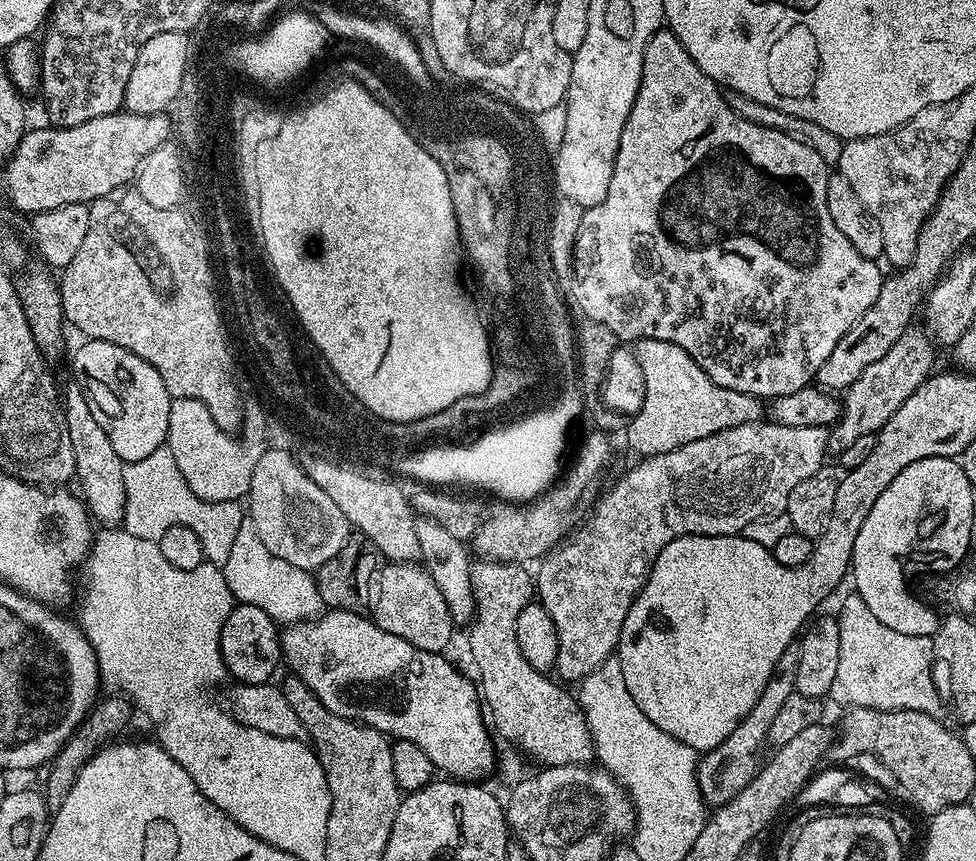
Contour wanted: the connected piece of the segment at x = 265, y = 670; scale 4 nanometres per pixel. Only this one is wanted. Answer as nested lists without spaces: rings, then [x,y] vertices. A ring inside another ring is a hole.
[[[237,603],[230,610],[226,622],[220,631],[220,653],[224,666],[233,681],[242,684],[267,684],[273,679],[276,667],[282,664],[281,633],[277,621],[266,614],[266,610],[258,610],[258,606]]]

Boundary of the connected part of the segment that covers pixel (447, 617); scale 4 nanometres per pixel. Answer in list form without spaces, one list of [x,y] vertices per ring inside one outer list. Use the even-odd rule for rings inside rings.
[[[388,562],[383,566],[371,619],[383,632],[410,642],[418,650],[443,653],[452,640],[454,625],[446,598],[442,598],[442,590],[438,590],[431,572],[416,562]]]

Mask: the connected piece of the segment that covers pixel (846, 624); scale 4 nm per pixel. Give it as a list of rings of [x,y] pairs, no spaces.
[[[849,594],[838,611],[838,674],[830,700],[845,709],[921,711],[943,717],[946,709],[932,677],[932,637],[898,634],[882,626],[860,596]]]

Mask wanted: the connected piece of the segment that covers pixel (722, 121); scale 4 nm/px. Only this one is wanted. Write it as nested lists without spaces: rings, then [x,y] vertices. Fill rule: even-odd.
[[[670,30],[656,32],[649,38],[648,45],[644,51],[642,78],[638,86],[636,101],[630,110],[630,118],[626,118],[626,126],[622,130],[622,138],[618,142],[618,154],[614,162],[614,174],[610,178],[610,190],[606,190],[606,198],[598,206],[585,208],[582,214],[582,226],[578,226],[578,238],[576,239],[576,251],[574,253],[574,281],[576,280],[577,306],[588,315],[587,319],[591,323],[604,324],[611,332],[615,332],[617,337],[624,338],[624,336],[629,336],[632,342],[646,338],[662,339],[666,342],[676,343],[682,350],[686,350],[686,353],[690,354],[691,358],[694,358],[694,362],[718,386],[742,391],[759,398],[785,396],[786,394],[794,394],[794,390],[802,390],[809,387],[815,381],[816,372],[822,366],[822,362],[826,362],[826,358],[830,358],[830,350],[834,350],[834,346],[838,346],[838,338],[842,338],[842,334],[846,334],[846,330],[850,330],[850,326],[854,326],[854,322],[858,322],[858,318],[862,318],[862,314],[866,314],[866,310],[870,310],[870,306],[874,306],[874,298],[878,298],[880,288],[885,282],[885,277],[883,275],[880,276],[879,267],[881,265],[875,260],[862,258],[862,254],[858,254],[858,250],[854,250],[854,246],[850,246],[849,240],[841,234],[838,226],[834,226],[833,220],[830,219],[830,210],[826,210],[826,182],[829,175],[829,165],[824,163],[824,159],[818,154],[818,150],[806,146],[806,142],[798,142],[797,139],[792,138],[790,134],[786,134],[782,130],[770,130],[766,126],[758,126],[754,122],[742,118],[734,110],[730,110],[721,85],[715,84],[700,69],[698,62],[694,62],[694,58],[690,58],[690,54],[686,54],[686,46],[682,46],[682,42],[678,42],[678,38],[673,32]]]

